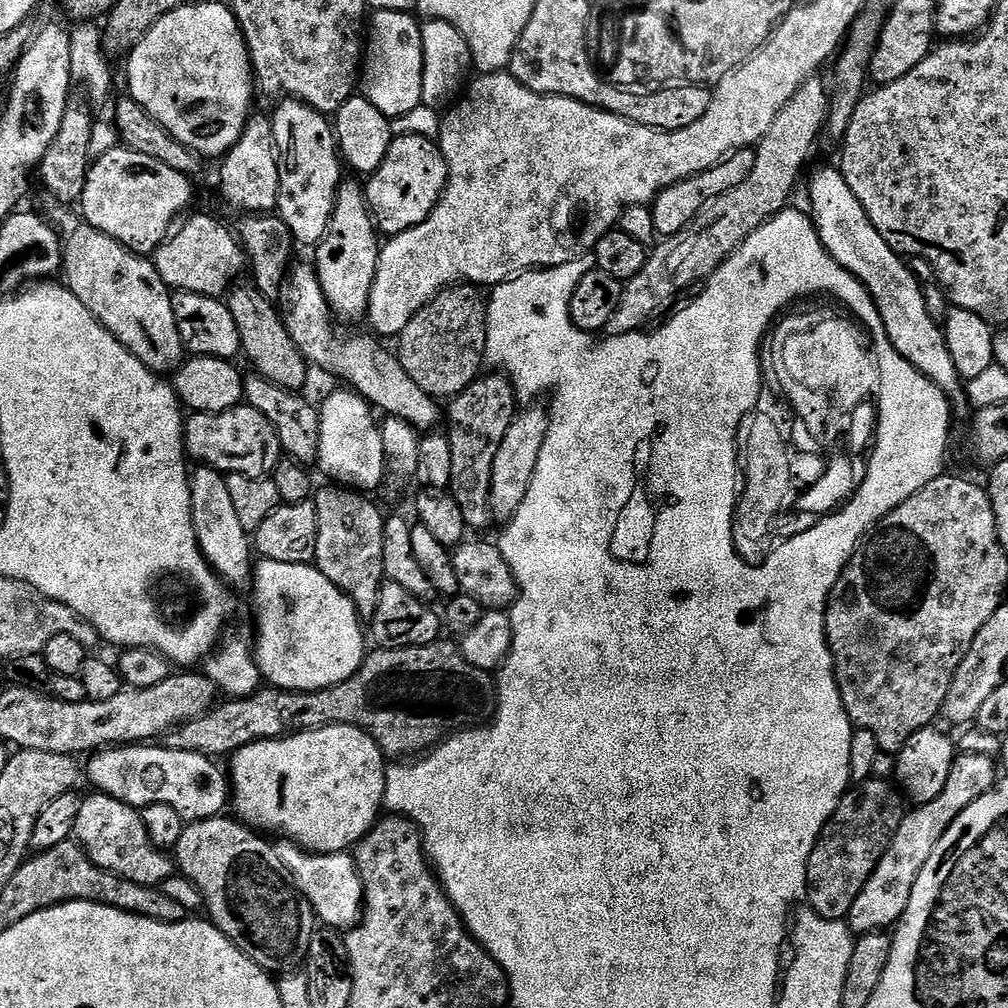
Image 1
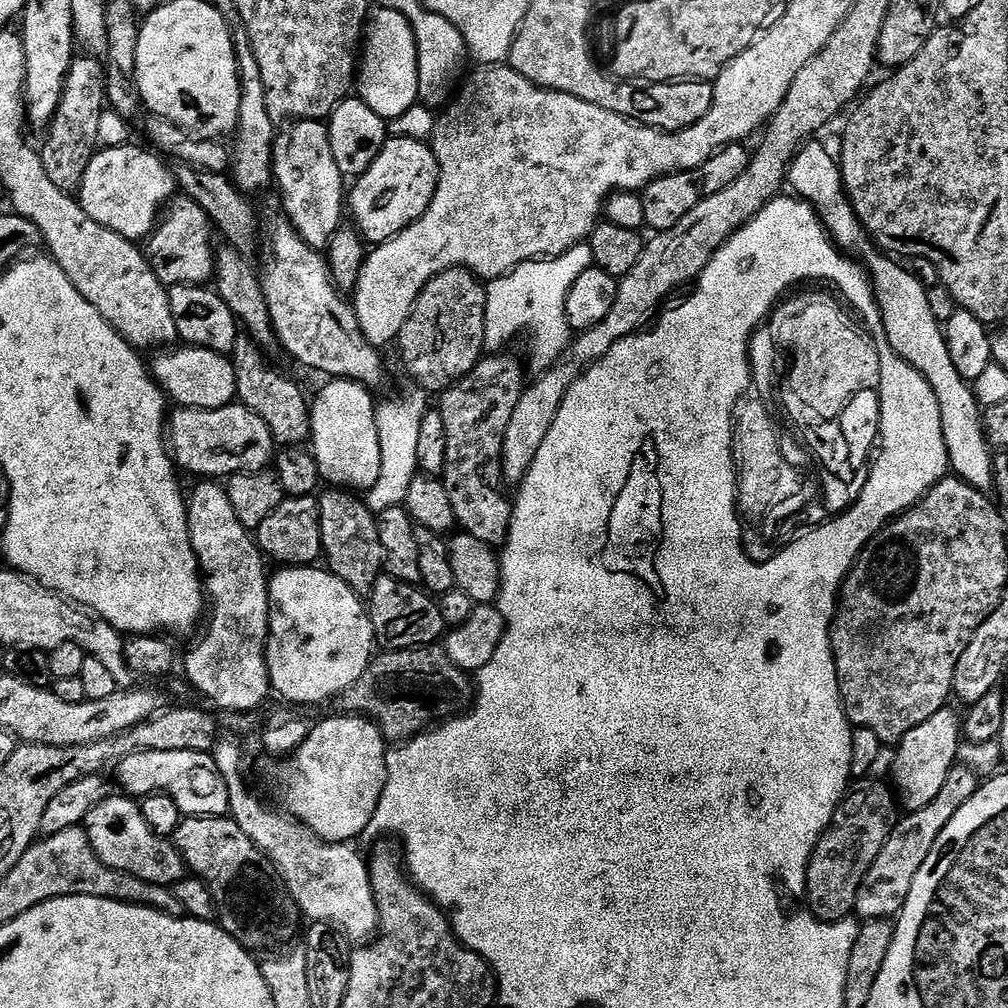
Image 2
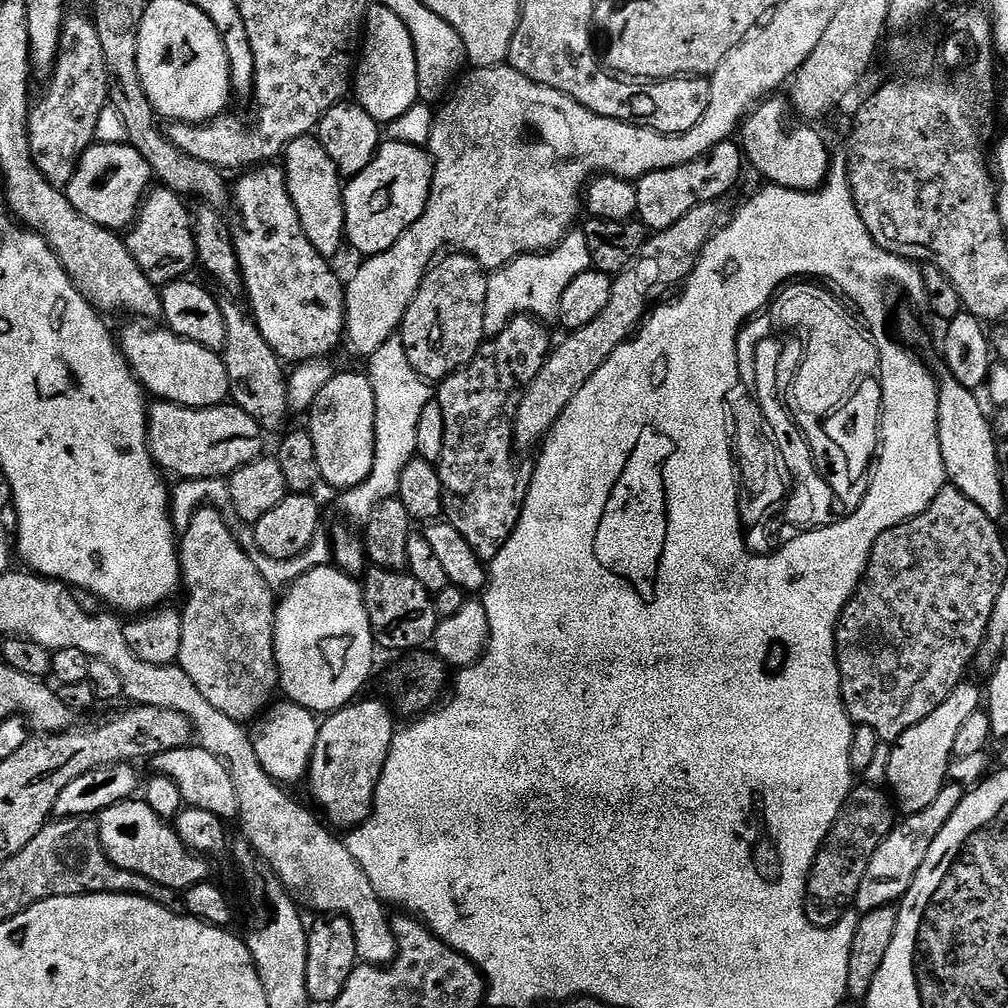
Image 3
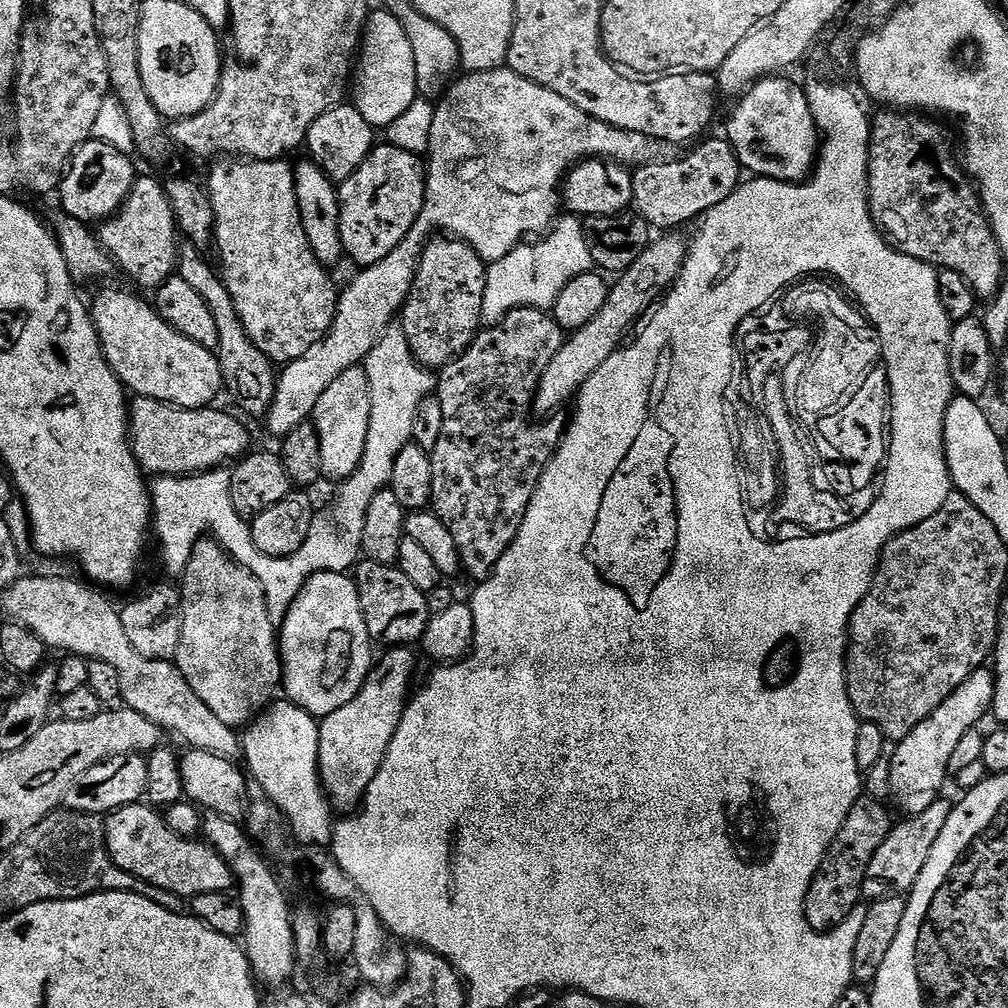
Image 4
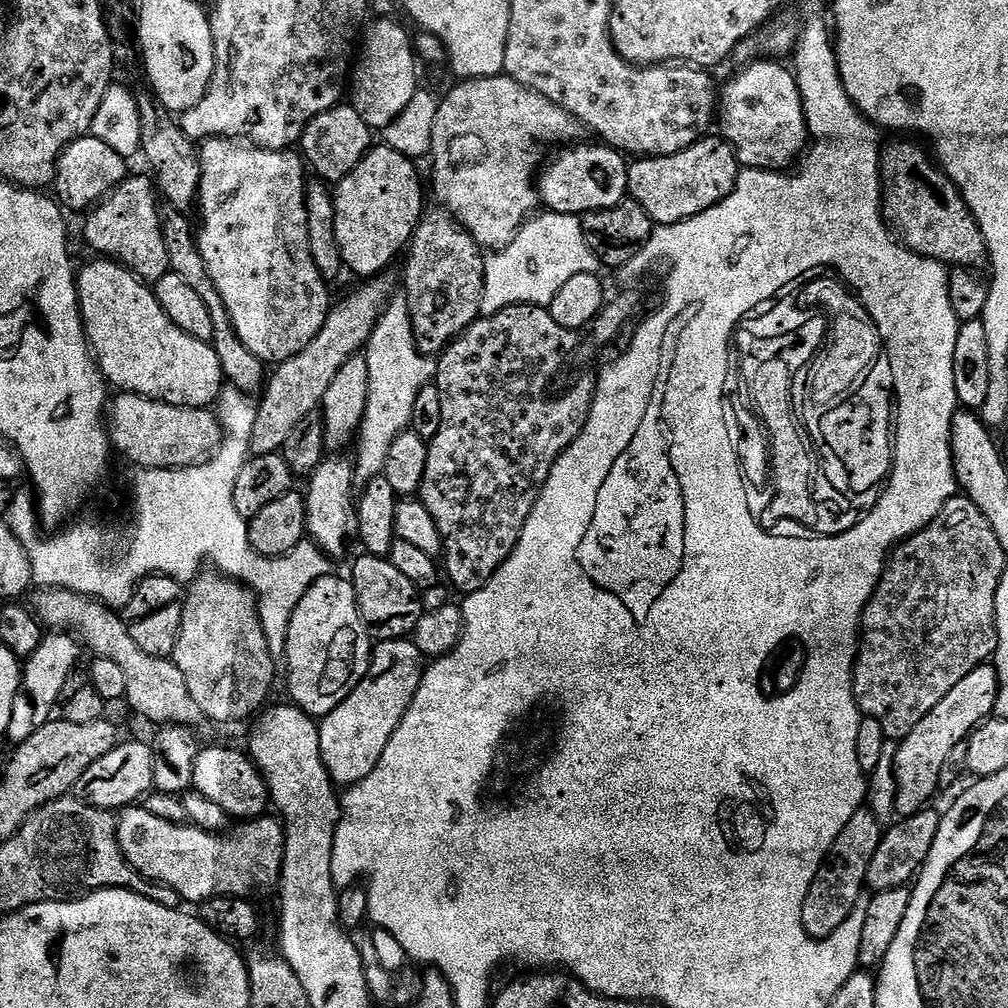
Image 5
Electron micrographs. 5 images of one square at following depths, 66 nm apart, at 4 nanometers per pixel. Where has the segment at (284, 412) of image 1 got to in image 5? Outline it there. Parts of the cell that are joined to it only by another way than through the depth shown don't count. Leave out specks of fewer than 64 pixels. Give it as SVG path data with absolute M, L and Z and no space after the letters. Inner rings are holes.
M171 206L161 207L160 225L162 226L162 239L166 242L166 258L168 267L174 274L178 274L198 293L202 302L206 302L206 310L210 310L210 319L214 322L214 338L210 341L212 349L218 354L218 362L224 371L224 379L231 387L255 397L266 384L266 365L259 360L238 338L234 326L230 322L230 314L226 310L226 302L222 302L222 294L218 294L218 286L210 278L210 270L206 270L206 262L202 262L202 254L196 245L196 232L194 224L188 221L185 213Z

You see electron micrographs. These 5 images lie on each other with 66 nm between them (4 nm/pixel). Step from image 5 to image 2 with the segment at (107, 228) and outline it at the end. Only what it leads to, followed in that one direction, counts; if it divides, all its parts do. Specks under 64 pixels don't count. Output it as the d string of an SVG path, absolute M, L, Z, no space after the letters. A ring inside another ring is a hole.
M177 194L168 201L162 219L151 236L147 237L146 255L152 273L165 286L174 284L195 284L204 286L213 279L216 271L216 248L212 244L214 225L212 220L190 197Z

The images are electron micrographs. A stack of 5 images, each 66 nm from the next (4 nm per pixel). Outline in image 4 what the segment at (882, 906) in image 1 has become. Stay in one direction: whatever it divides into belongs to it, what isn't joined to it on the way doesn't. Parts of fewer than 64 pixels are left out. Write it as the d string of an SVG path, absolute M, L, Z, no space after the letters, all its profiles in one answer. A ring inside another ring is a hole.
M941 798L922 810L922 814L905 815L904 821L893 823L890 834L878 846L878 854L870 862L870 870L866 870L864 879L865 901L881 900L887 896L907 894L918 882L918 874L922 874L922 866L926 866L926 858L930 858L930 850L934 850L934 842L938 842L938 834L942 834L946 822L950 818L953 805Z

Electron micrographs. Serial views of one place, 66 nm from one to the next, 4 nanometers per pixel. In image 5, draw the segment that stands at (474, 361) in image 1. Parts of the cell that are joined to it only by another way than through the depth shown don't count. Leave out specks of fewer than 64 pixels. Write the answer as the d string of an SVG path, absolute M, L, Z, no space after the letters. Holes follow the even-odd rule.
M443 210L425 211L416 226L416 233L406 249L408 265L404 268L403 295L407 296L410 308L410 318L413 324L413 334L417 350L428 357L435 357L444 351L453 340L457 340L471 324L480 319L482 313L482 290L484 289L485 253L469 232L457 226L453 213Z

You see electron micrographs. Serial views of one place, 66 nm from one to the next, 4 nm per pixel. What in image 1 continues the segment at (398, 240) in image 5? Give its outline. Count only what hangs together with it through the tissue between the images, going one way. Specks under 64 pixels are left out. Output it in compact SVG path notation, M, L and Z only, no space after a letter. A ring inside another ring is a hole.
M396 136L382 166L378 166L378 170L371 173L367 180L368 206L374 213L376 227L385 237L391 238L418 226L435 210L440 203L440 195L444 193L444 187L448 185L448 167L436 140L428 140L425 136Z

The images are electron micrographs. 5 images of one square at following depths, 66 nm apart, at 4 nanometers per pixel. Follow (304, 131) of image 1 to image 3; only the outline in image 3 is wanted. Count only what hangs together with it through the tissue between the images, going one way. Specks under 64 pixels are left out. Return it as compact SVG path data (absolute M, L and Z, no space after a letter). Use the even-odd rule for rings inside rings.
M312 134L294 138L294 142L290 142L282 153L282 167L290 198L294 202L294 210L298 210L298 222L302 222L306 238L310 238L310 246L314 246L318 254L335 258L340 247L345 247L346 244L344 194L342 177L330 154L326 154L326 146L322 146L320 139Z

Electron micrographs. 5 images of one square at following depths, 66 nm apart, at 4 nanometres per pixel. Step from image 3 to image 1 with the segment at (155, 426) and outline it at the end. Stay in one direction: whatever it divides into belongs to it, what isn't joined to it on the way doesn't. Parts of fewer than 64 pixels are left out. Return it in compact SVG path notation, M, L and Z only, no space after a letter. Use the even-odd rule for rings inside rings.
M237 406L225 412L197 412L184 425L184 447L187 455L201 465L217 468L225 474L246 474L250 478L268 478L282 458L278 434L258 410Z

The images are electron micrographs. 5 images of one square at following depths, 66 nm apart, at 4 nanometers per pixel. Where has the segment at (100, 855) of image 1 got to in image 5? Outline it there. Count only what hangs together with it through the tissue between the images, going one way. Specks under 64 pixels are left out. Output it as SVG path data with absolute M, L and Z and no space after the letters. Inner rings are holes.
M129 806L119 813L116 833L124 857L140 876L158 884L168 885L180 895L181 901L188 903L189 900L193 906L199 906L215 896L248 898L253 895L251 892L255 888L275 889L280 883L280 871L284 862L285 825L275 815L265 814L257 816L255 820L237 823L235 826L237 828L233 827L227 834L213 834L187 822L166 822L166 818L150 814L150 810L143 806Z

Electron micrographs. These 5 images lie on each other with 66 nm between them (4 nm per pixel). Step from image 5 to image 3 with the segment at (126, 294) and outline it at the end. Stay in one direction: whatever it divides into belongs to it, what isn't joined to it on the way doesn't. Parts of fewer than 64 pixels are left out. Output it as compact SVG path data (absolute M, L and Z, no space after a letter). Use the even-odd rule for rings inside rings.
M132 322L124 328L124 333L119 333L118 347L132 367L132 373L140 380L145 393L151 394L160 402L169 404L181 404L187 408L213 408L225 403L229 399L228 379L226 378L226 366L220 352L212 352L208 348L198 346L194 342L184 340L181 336L175 336L167 327L143 328L143 323Z

